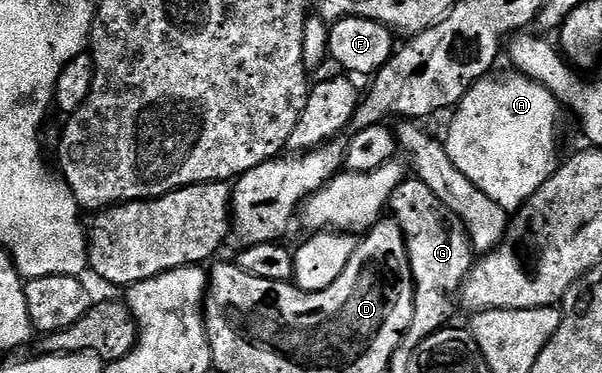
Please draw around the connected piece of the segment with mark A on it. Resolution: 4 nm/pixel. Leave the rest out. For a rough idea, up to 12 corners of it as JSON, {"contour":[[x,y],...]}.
{"contour":[[514,70],[454,109],[453,166],[523,205],[560,163],[561,105]]}

